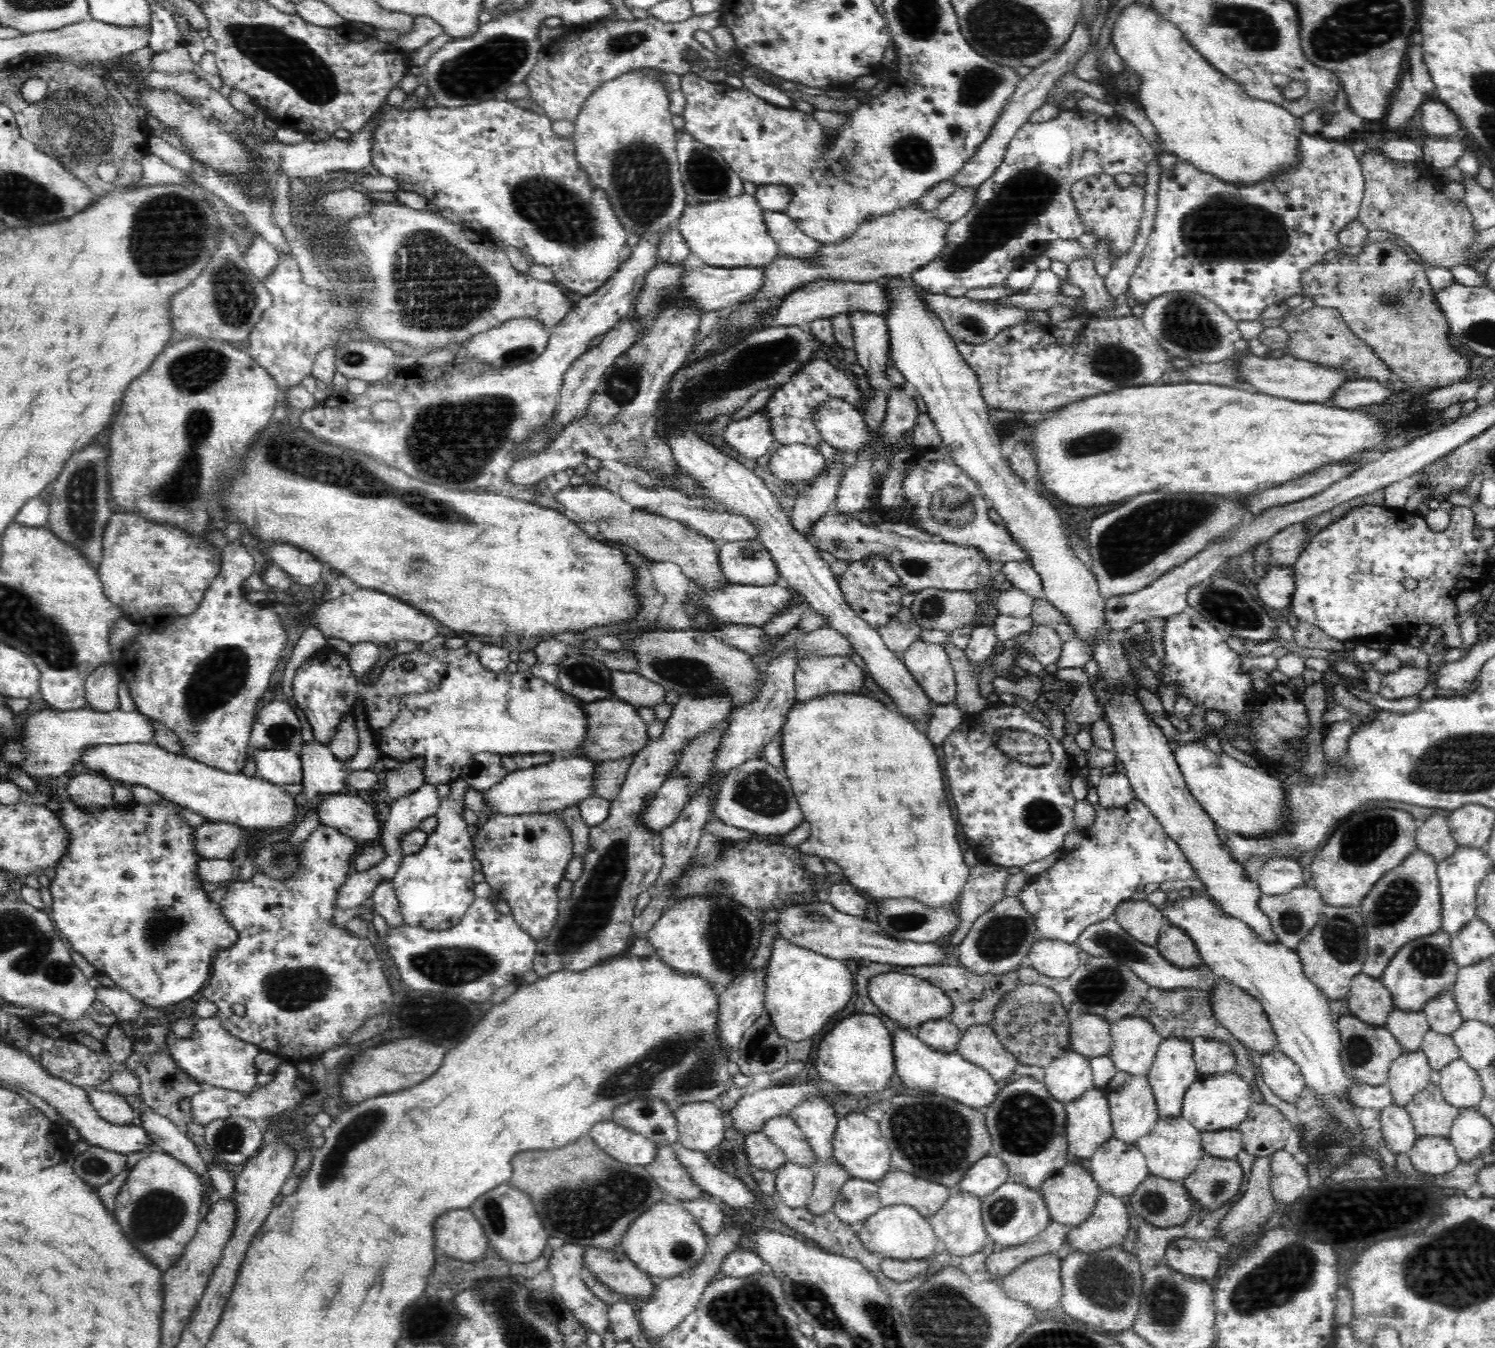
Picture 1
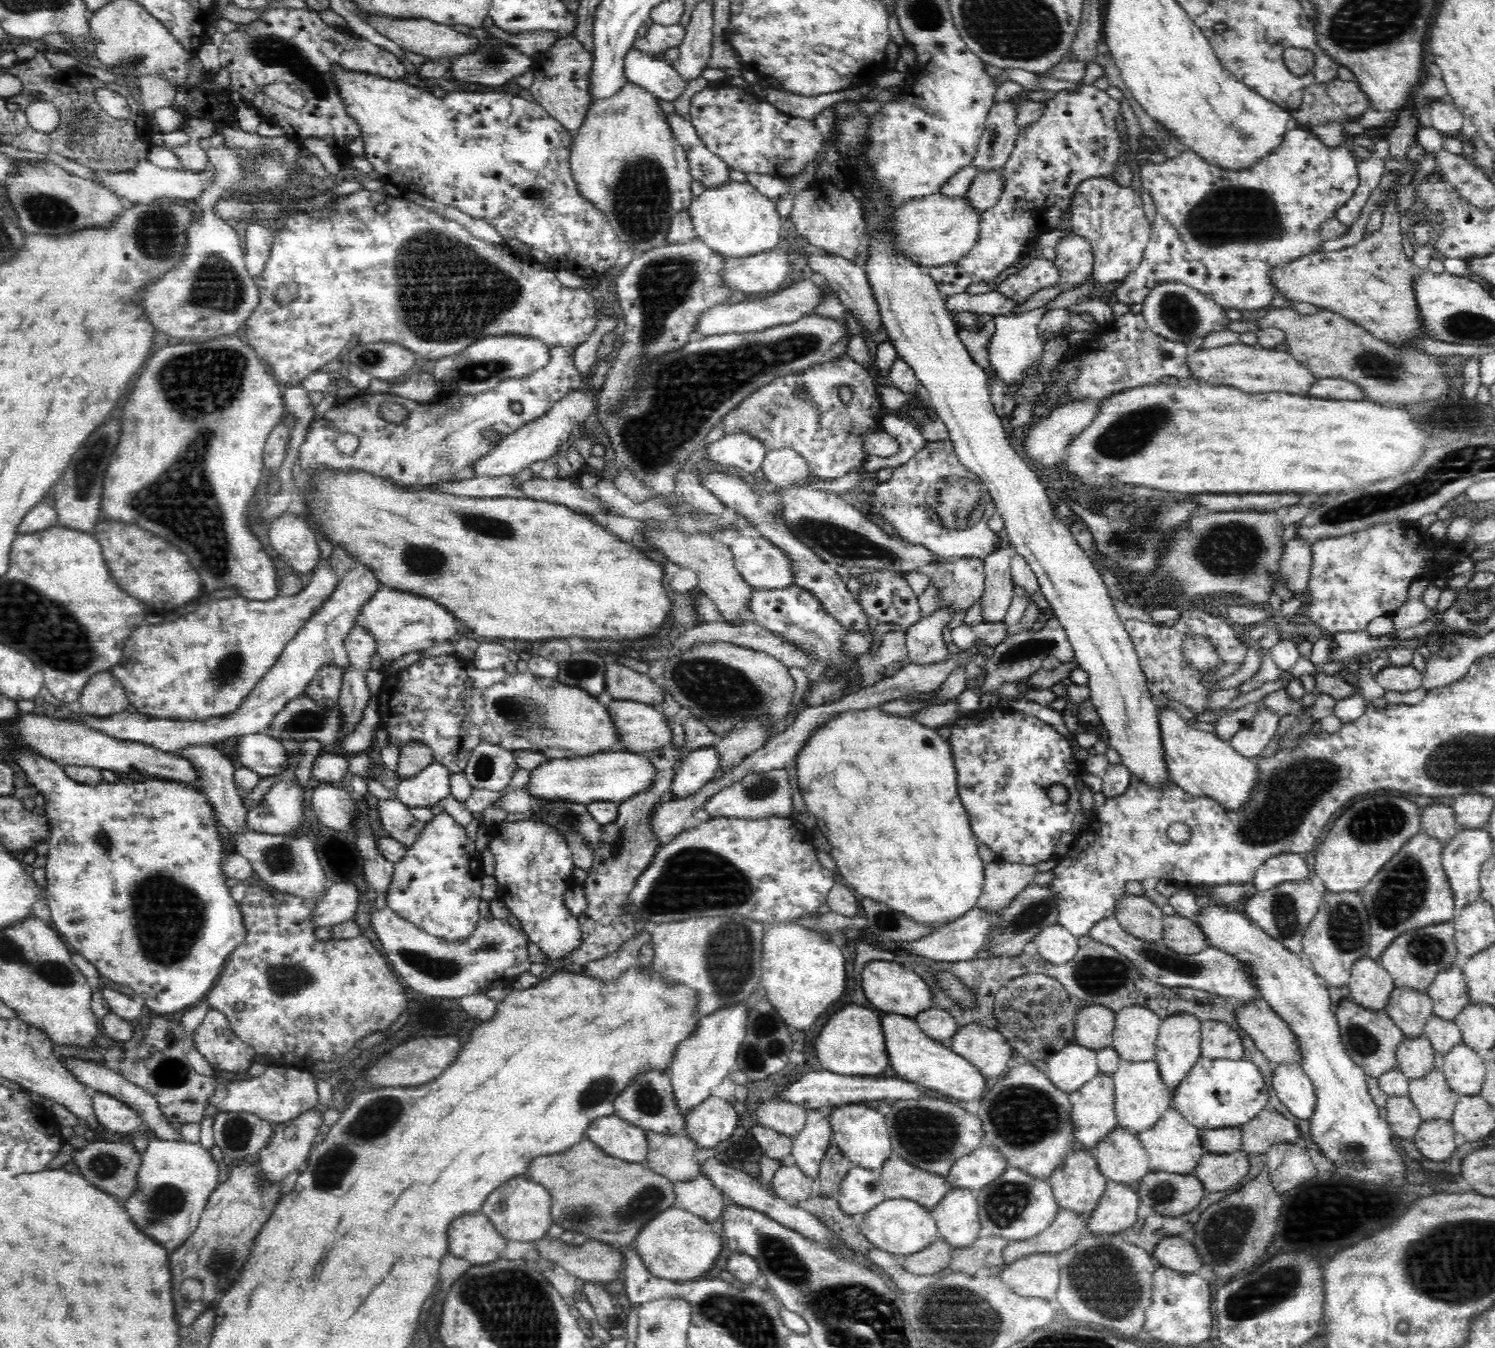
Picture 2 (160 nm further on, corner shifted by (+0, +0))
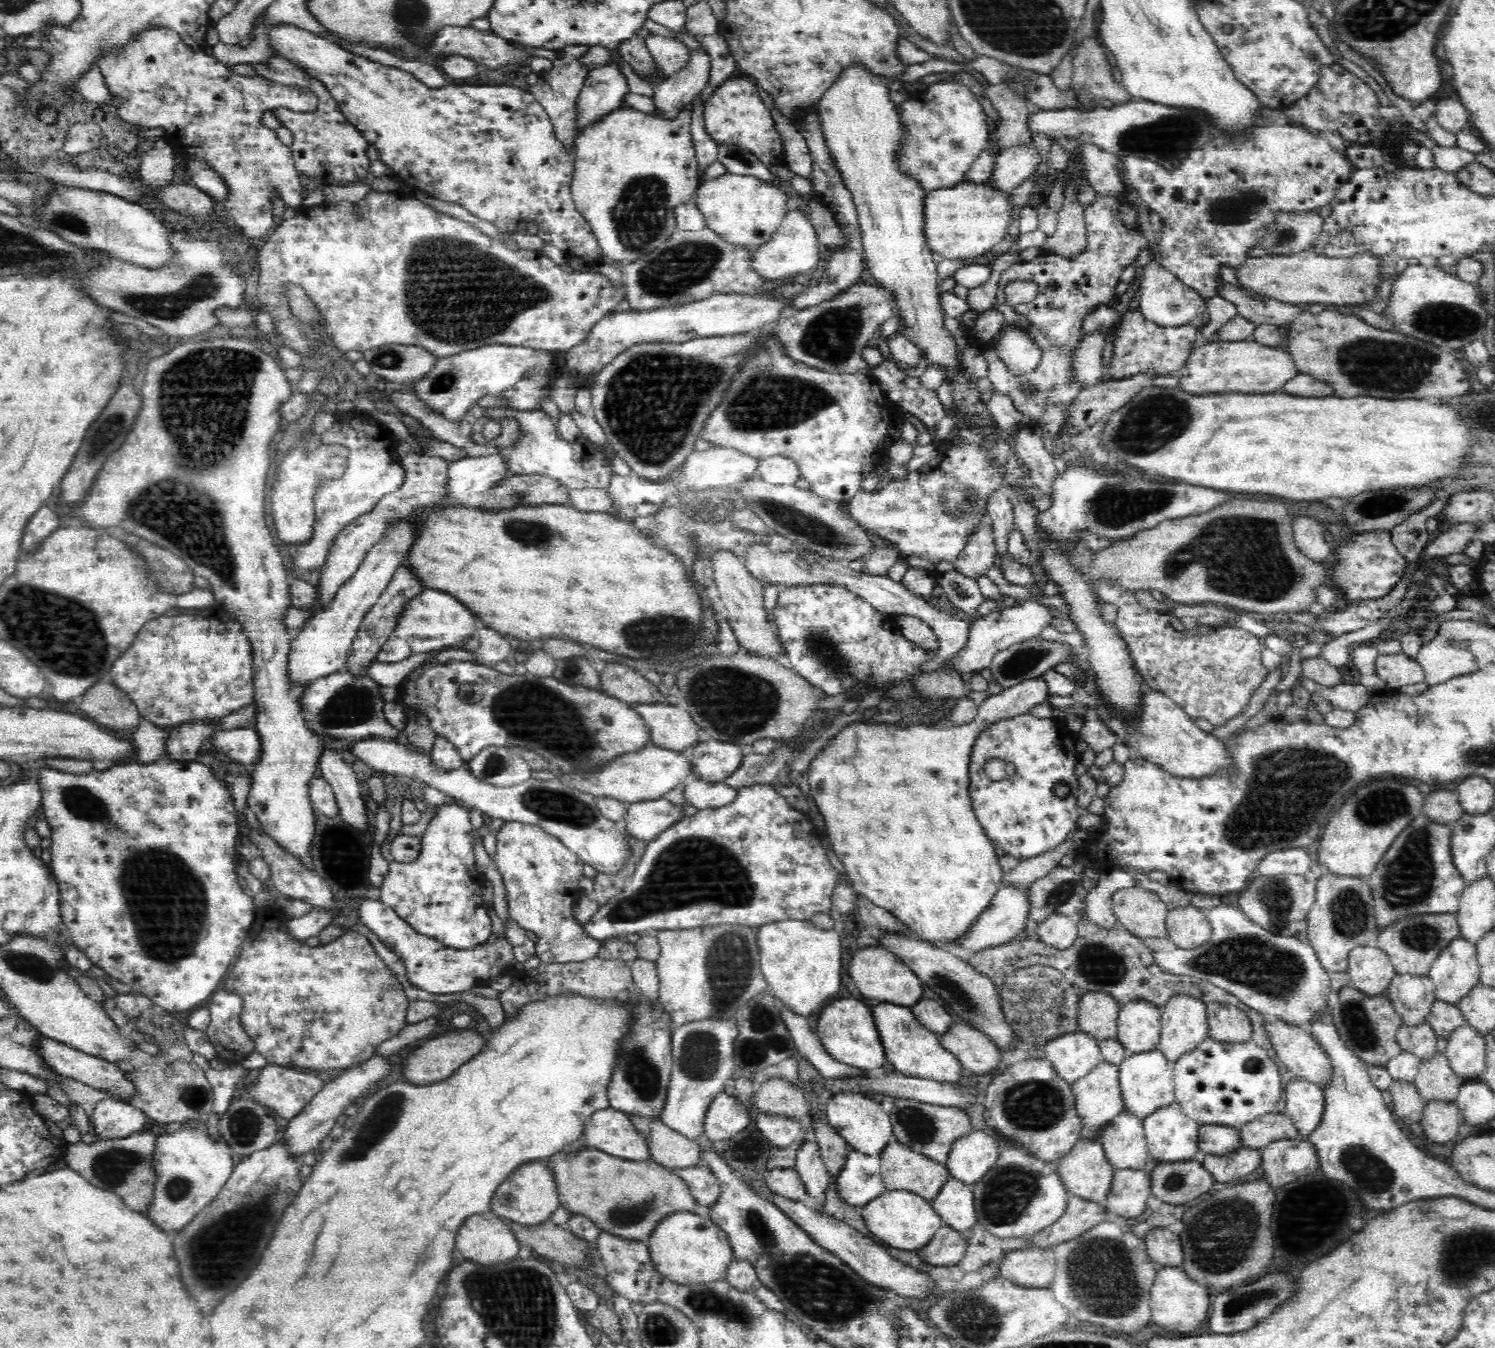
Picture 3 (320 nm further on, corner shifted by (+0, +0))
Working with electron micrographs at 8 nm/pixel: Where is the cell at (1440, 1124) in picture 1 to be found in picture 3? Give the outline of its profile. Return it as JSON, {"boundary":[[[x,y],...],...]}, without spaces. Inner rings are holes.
{"boundary":[[[1437,1052],[1432,1058],[1421,1061],[1414,1083],[1425,1104],[1450,1104],[1457,1100],[1464,1081],[1451,1071],[1445,1053]]]}

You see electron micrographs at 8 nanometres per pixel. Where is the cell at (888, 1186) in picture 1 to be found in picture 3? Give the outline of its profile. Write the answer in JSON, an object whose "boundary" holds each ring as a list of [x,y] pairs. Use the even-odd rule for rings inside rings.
{"boundary":[[[896,1141],[888,1144],[879,1157],[882,1180],[885,1182],[886,1190],[912,1191],[923,1199],[931,1201],[950,1178],[945,1164],[936,1163],[932,1159],[917,1154],[911,1147],[903,1147]]]}

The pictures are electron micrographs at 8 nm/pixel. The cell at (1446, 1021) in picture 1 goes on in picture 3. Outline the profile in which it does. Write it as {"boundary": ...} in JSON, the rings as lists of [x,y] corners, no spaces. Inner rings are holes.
{"boundary":[[[1458,935],[1450,946],[1433,960],[1429,977],[1435,986],[1435,997],[1444,1003],[1456,1004],[1479,983],[1476,943]]]}

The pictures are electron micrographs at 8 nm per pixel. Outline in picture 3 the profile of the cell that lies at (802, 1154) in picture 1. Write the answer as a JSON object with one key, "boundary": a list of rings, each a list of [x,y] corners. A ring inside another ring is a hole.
{"boundary":[[[770,1078],[756,1088],[752,1102],[763,1115],[800,1120],[811,1110],[805,1092],[806,1089],[796,1088],[788,1080]]]}

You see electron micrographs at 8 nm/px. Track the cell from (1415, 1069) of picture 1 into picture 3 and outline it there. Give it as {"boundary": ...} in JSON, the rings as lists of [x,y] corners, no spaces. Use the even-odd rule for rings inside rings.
{"boundary":[[[1403,1024],[1398,1030],[1396,1040],[1402,1051],[1408,1051],[1423,1061],[1432,1058],[1437,1053],[1438,1036],[1430,1024],[1417,1024],[1416,1027]]]}

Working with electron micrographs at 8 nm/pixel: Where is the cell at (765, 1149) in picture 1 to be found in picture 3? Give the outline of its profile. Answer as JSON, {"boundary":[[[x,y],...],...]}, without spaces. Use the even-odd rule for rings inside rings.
{"boundary":[[[758,1113],[755,1121],[759,1132],[776,1148],[788,1148],[790,1144],[797,1143],[805,1137],[799,1120]]]}

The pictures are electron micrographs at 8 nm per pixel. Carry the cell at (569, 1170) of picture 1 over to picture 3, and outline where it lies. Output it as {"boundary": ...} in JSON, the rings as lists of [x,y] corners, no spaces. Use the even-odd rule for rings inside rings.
{"boundary":[[[587,1148],[580,1153],[556,1154],[542,1161],[554,1175],[561,1206],[571,1215],[586,1216],[601,1231],[611,1235],[647,1242],[654,1228],[674,1212],[705,1214],[686,1183],[650,1158],[631,1161]]]}

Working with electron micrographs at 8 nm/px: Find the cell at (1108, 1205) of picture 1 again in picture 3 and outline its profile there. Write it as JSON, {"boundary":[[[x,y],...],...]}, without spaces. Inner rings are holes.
{"boundary":[[[1116,1170],[1104,1207],[1108,1214],[1112,1213],[1132,1221],[1146,1211],[1146,1202],[1150,1195],[1150,1174],[1148,1175],[1146,1170]]]}

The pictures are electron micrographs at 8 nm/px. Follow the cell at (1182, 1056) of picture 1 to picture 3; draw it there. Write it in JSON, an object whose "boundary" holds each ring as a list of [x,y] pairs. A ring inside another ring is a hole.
{"boundary":[[[1176,995],[1159,1007],[1159,1011],[1162,1028],[1157,1048],[1171,1063],[1176,1063],[1209,1037],[1204,1001],[1190,995]]]}

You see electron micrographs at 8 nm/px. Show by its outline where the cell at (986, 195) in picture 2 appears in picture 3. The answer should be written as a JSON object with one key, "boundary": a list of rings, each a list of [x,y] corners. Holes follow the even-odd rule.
{"boundary":[[[1036,144],[1006,148],[998,153],[995,170],[988,184],[999,192],[1009,193],[1031,179],[1041,162],[1042,156]]]}

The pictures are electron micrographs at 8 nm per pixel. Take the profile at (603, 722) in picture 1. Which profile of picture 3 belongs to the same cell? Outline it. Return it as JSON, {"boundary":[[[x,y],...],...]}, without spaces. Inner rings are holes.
{"boundary":[[[671,703],[630,705],[651,732],[649,744],[673,751],[687,752],[700,743],[700,729],[686,708]]]}

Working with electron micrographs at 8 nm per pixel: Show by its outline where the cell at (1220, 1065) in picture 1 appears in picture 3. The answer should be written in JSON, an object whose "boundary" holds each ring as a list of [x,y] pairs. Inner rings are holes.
{"boundary":[[[1208,1003],[1209,1036],[1220,1042],[1239,1043],[1251,1040],[1252,1021],[1240,1008],[1230,1004]]]}

